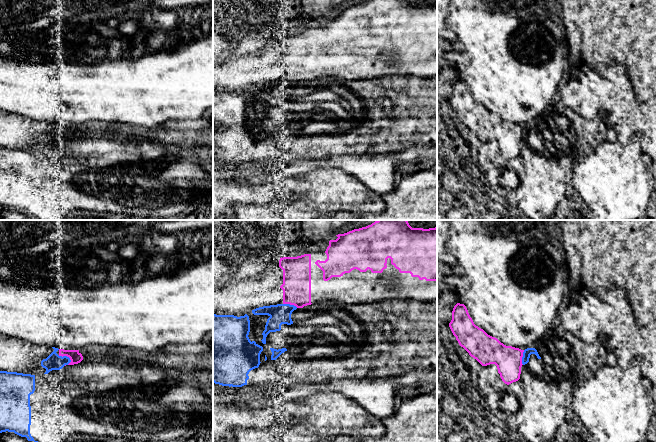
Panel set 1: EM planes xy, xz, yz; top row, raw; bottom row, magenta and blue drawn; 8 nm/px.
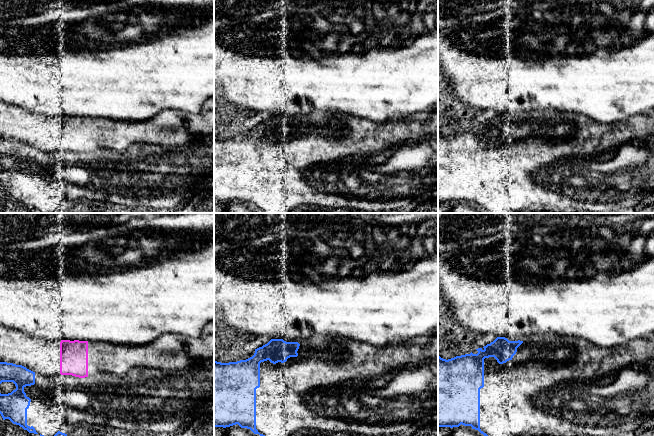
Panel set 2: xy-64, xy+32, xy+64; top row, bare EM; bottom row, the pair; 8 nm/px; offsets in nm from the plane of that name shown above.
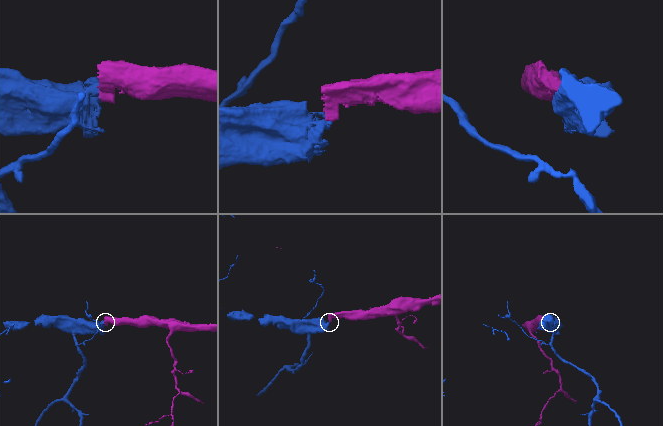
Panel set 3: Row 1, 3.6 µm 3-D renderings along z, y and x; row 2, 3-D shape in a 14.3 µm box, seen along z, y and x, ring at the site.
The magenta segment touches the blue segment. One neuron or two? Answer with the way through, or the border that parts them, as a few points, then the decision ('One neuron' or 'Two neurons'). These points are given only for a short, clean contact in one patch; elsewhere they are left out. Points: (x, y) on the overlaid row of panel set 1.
Two neurons

